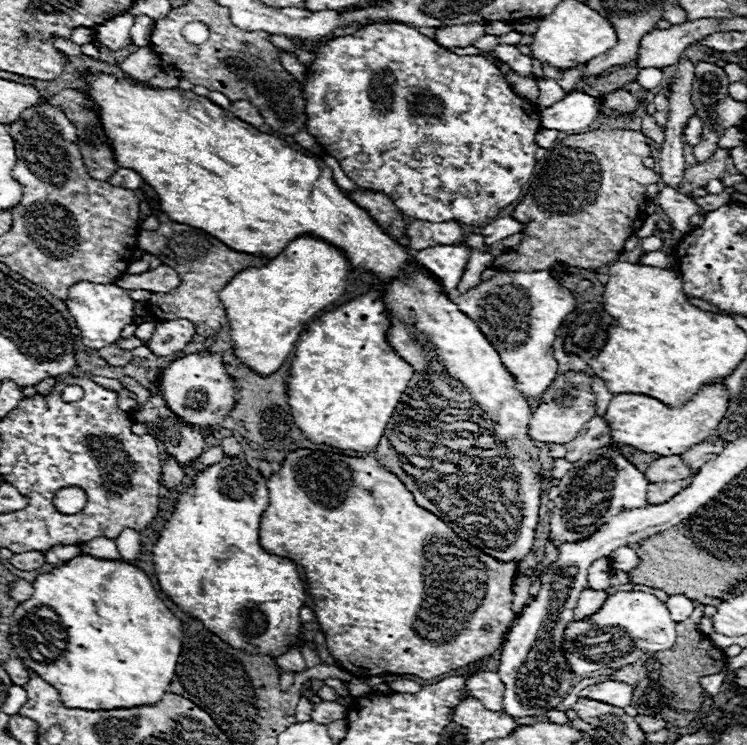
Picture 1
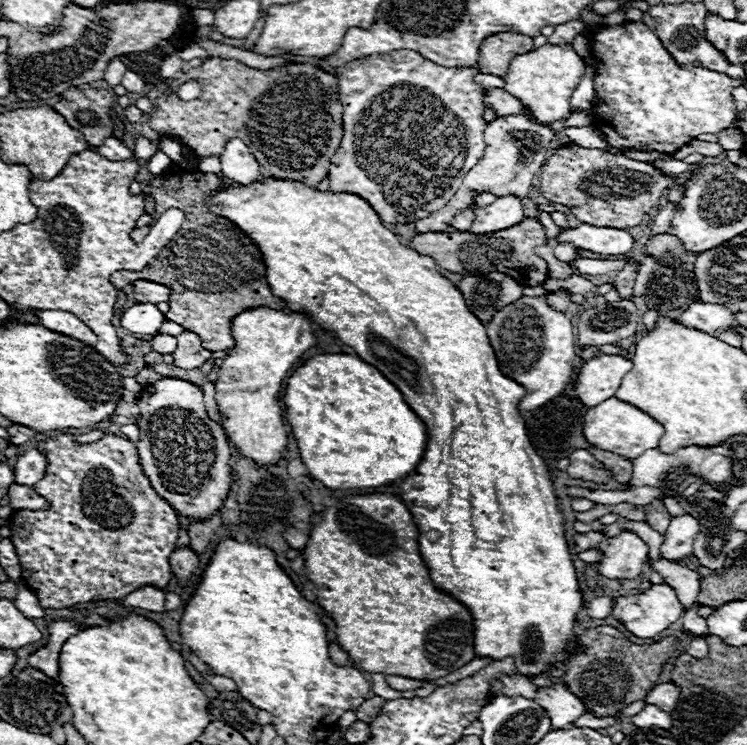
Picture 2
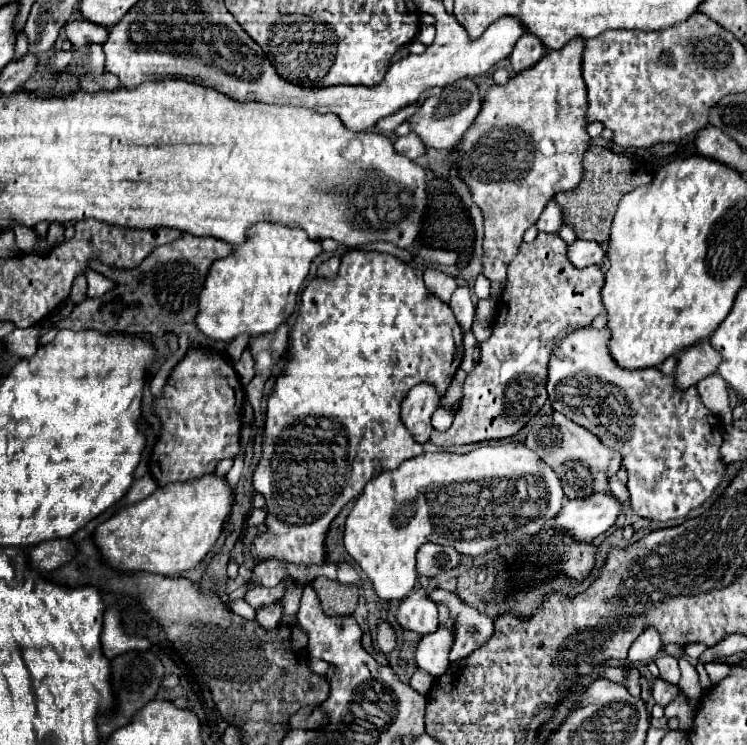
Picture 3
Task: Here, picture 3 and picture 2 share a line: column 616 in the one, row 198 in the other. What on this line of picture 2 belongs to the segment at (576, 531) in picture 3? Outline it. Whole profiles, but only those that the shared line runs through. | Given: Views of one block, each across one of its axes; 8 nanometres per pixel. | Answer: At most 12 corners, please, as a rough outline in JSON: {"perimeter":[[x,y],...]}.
{"perimeter":[[516,196],[474,210],[472,234],[506,230],[524,220]]}

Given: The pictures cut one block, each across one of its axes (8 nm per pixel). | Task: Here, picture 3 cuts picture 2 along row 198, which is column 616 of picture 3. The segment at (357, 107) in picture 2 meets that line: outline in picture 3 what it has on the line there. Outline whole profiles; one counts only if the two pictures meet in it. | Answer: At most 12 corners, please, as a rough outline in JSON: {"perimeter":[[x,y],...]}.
{"perimeter":[[606,328],[552,348],[554,410],[622,454],[634,514],[684,518],[724,478],[696,386],[626,372]]}

